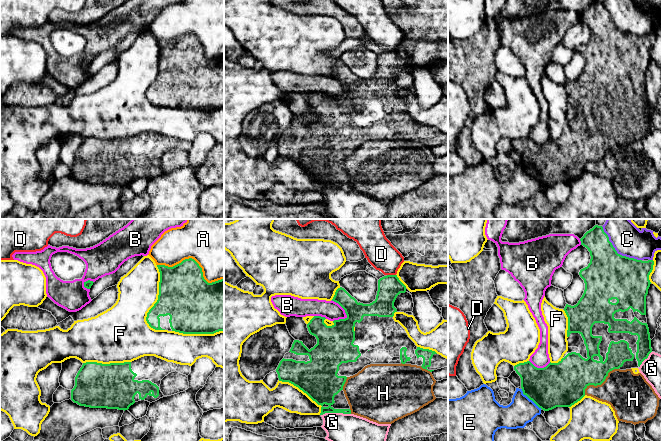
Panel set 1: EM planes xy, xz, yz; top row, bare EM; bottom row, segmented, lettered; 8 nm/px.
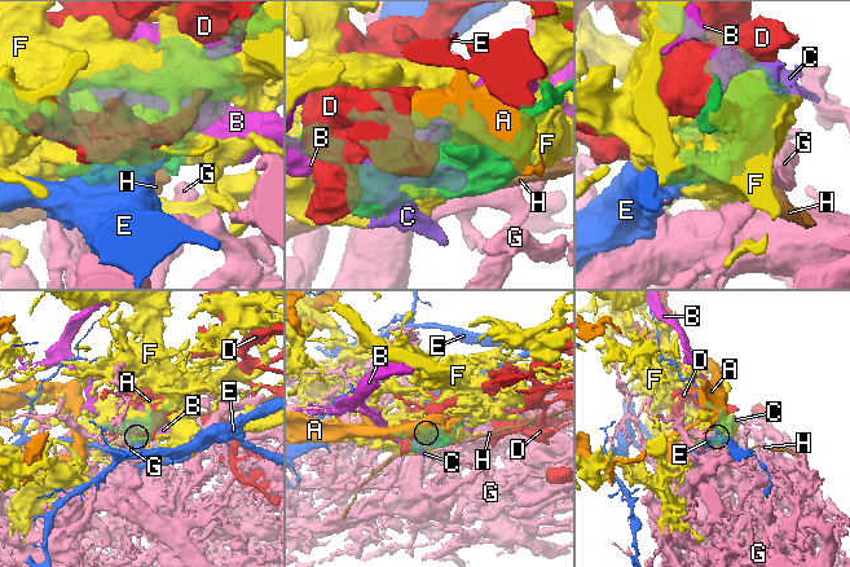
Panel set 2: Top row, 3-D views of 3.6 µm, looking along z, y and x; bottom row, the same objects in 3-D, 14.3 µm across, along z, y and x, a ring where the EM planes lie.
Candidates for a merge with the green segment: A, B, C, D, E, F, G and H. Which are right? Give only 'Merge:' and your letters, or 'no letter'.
Merge: no letter

